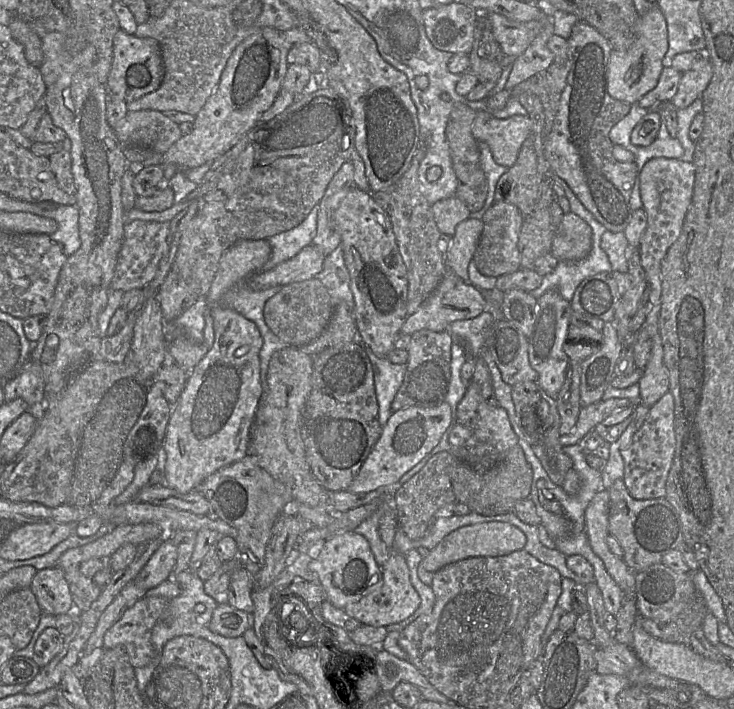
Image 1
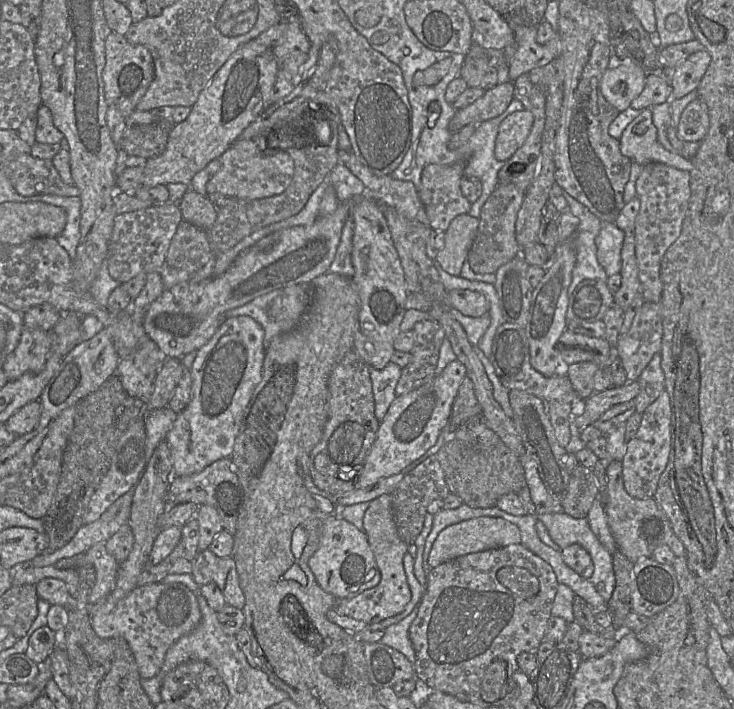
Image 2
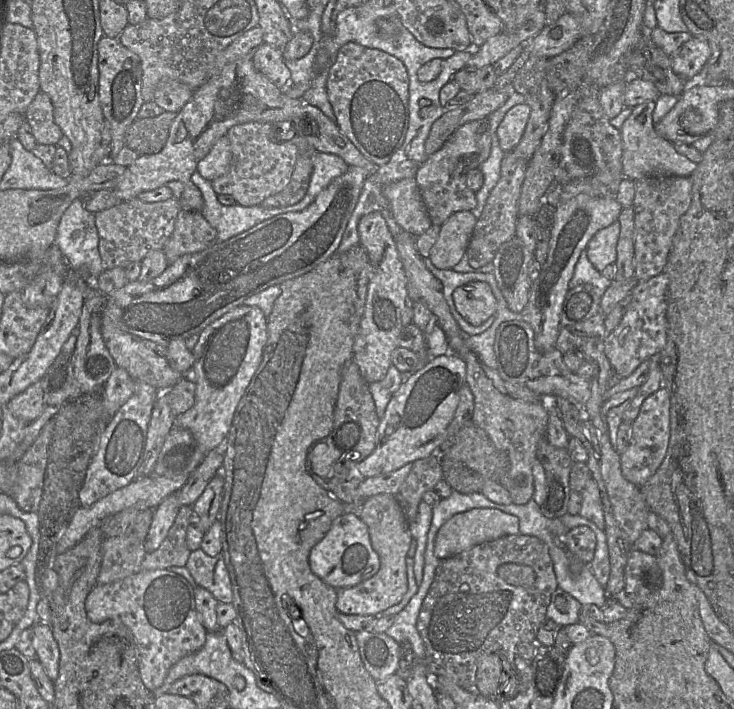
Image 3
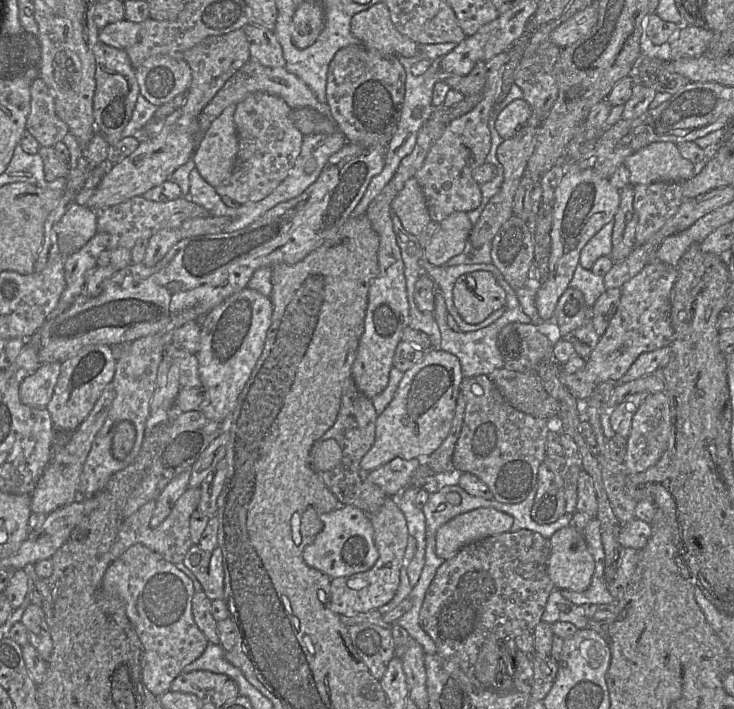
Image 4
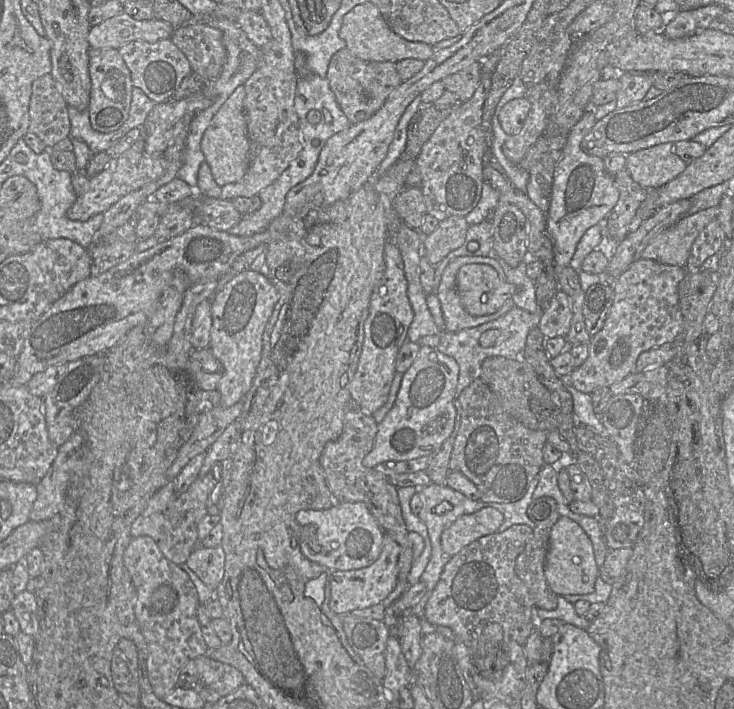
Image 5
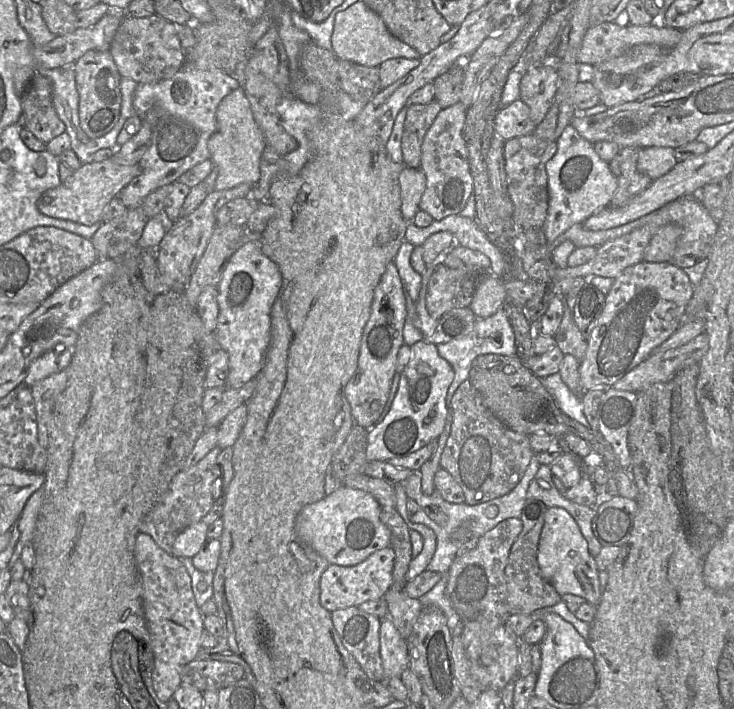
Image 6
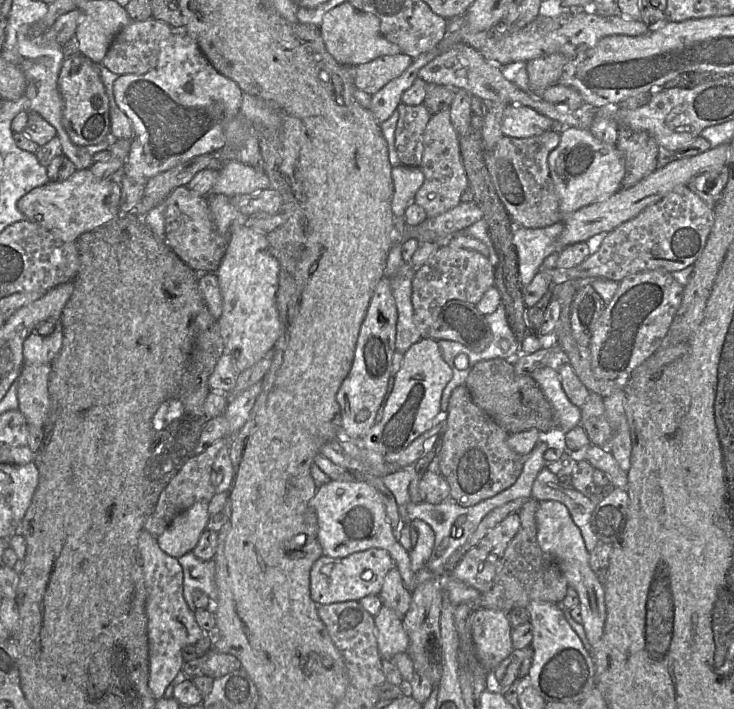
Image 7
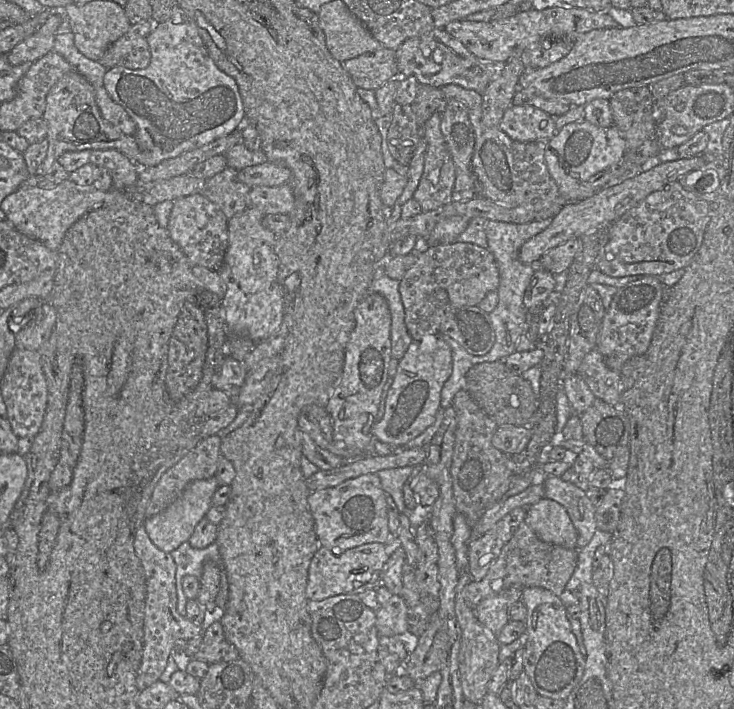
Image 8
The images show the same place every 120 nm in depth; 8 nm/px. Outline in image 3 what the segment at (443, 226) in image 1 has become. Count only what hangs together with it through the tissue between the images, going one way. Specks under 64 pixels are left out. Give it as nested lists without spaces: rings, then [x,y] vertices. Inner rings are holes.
[[[488,119],[468,122],[459,127],[418,169],[415,180],[433,225],[443,225],[451,214],[476,207],[476,193],[466,185],[469,171],[478,169],[491,152]]]

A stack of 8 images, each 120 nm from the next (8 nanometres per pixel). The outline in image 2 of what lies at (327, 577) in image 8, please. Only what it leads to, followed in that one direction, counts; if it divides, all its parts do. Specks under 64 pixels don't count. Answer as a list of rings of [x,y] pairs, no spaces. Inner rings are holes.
[[[389,494],[381,495],[369,502],[364,514],[363,530],[367,535],[381,572],[380,582],[375,587],[367,589],[356,596],[338,600],[335,610],[341,615],[361,620],[366,624],[373,624],[402,612],[411,600],[411,589],[403,564],[409,545],[399,535]]]

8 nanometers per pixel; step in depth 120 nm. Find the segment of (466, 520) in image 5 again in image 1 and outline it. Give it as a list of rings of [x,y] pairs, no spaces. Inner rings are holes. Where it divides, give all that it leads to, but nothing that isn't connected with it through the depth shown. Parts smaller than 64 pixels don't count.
[[[483,522],[460,527],[447,534],[432,550],[424,555],[421,565],[430,572],[462,559],[477,556],[503,556],[521,550],[526,544],[525,534],[508,522]]]

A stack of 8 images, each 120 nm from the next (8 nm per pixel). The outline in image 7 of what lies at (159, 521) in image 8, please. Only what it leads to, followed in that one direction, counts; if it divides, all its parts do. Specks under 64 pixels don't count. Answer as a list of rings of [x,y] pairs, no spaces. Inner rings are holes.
[[[199,501],[173,519],[159,535],[159,548],[169,556],[180,558],[193,551],[209,519],[207,501]]]

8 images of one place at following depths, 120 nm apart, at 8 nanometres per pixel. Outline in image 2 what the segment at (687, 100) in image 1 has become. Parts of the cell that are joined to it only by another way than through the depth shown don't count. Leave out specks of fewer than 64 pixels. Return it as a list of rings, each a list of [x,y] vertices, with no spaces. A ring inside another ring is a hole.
[[[704,49],[691,54],[684,62],[669,72],[669,80],[672,87],[672,98],[678,99],[687,95],[697,88],[703,78],[711,56]]]

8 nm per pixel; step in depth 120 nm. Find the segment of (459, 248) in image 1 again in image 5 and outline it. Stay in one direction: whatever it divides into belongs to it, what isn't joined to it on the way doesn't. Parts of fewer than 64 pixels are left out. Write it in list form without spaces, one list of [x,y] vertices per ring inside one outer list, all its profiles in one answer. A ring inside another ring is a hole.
[[[450,216],[439,222],[436,230],[423,238],[423,256],[437,266],[450,252],[463,245],[468,227],[462,216]]]

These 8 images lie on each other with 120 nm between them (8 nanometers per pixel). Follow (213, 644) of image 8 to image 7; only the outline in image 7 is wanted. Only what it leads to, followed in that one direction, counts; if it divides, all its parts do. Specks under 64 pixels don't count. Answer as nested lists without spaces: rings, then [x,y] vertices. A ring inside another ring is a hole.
[[[210,649],[196,659],[184,661],[182,676],[190,680],[197,676],[216,679],[241,668],[241,662],[237,657]]]

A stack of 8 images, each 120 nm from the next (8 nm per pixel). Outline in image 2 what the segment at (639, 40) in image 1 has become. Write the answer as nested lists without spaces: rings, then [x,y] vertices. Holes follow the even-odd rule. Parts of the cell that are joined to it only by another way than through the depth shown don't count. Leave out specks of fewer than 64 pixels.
[[[631,59],[609,66],[601,79],[601,92],[619,112],[631,107],[631,102],[643,91],[647,72]]]

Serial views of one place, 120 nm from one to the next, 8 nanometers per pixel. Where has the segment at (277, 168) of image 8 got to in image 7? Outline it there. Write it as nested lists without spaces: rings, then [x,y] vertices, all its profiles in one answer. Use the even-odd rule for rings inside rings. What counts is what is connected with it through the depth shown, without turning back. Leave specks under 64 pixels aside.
[[[238,160],[225,162],[213,186],[213,193],[228,197],[251,194],[270,188],[270,180],[263,167],[253,167]]]

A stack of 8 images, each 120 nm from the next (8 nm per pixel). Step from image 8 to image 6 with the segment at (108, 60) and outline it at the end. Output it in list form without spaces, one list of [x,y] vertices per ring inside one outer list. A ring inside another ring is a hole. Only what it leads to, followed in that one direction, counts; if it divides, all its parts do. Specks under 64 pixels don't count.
[[[153,14],[145,18],[124,15],[109,52],[122,77],[138,84],[152,84],[173,77],[184,65],[188,55],[181,47],[177,26]]]

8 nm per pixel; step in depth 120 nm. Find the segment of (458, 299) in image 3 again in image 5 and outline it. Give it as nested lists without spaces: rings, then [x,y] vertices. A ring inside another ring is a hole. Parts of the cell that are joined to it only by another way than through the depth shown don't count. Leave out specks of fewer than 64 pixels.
[[[486,264],[462,266],[456,277],[456,289],[462,307],[472,316],[497,312],[516,292],[513,284],[502,280],[498,272]]]

